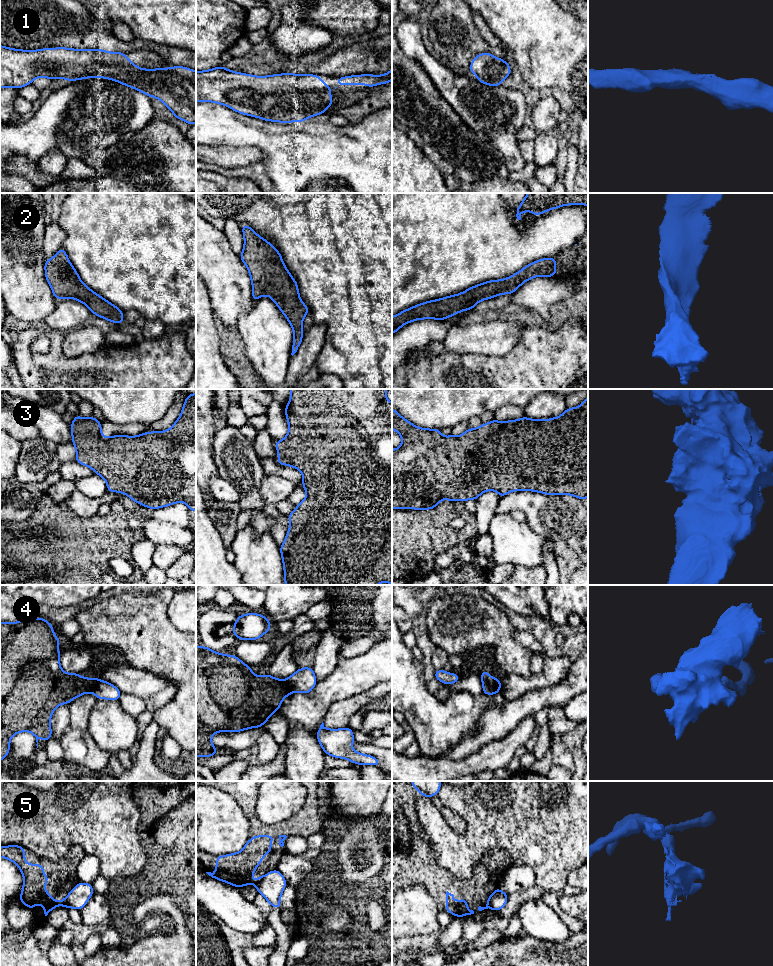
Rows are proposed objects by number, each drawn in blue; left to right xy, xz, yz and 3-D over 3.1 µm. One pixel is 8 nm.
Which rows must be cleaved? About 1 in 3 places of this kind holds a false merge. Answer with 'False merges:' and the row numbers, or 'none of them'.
False merges: 4, 5

